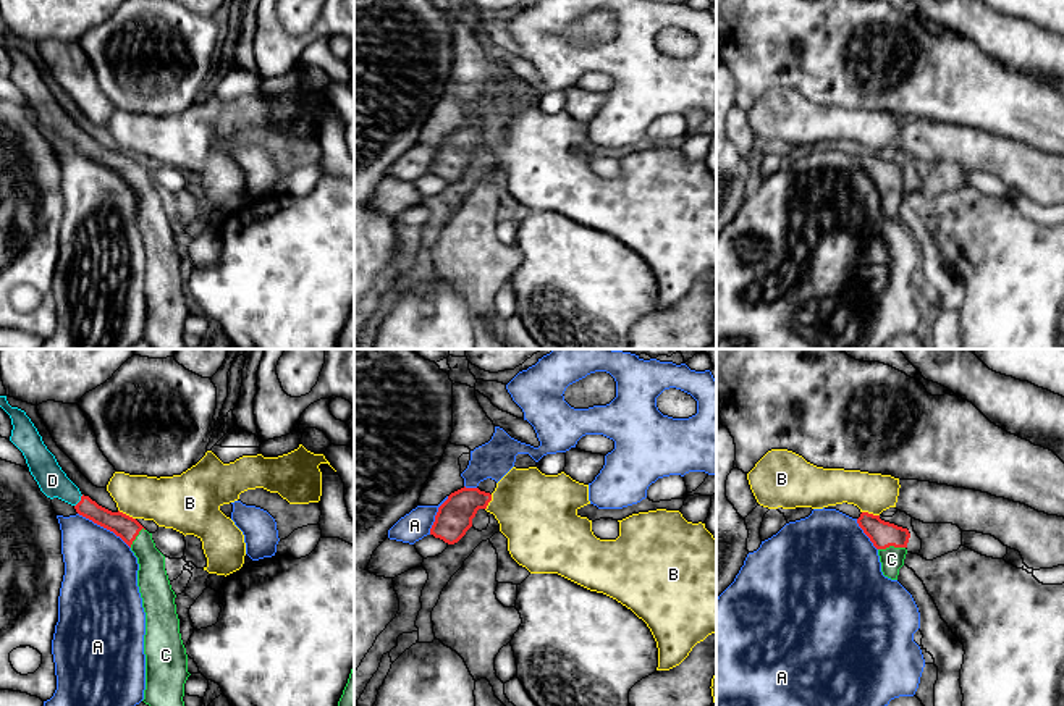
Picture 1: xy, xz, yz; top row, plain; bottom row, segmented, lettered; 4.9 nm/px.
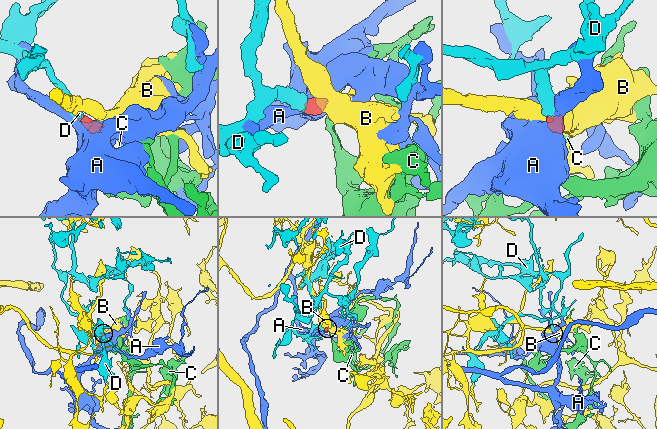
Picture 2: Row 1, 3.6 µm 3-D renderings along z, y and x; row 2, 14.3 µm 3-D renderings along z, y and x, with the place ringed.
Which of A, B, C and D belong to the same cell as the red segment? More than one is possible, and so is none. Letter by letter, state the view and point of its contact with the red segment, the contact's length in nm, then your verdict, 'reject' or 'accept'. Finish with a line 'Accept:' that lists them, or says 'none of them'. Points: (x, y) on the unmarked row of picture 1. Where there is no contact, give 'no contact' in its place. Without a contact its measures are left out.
A: meets red in xy at (104, 165); contact 320 nm long; reject
B: meets red in xy at (125, 152); contact 100 nm long; reject
C: meets red in yz at (891, 183); contact 140 nm long; accept
D: meets red in xy at (80, 139); contact 80 nm long; accept
Accept: C, D

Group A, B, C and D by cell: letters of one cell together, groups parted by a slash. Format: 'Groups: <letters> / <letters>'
Groups: A / B / C D

